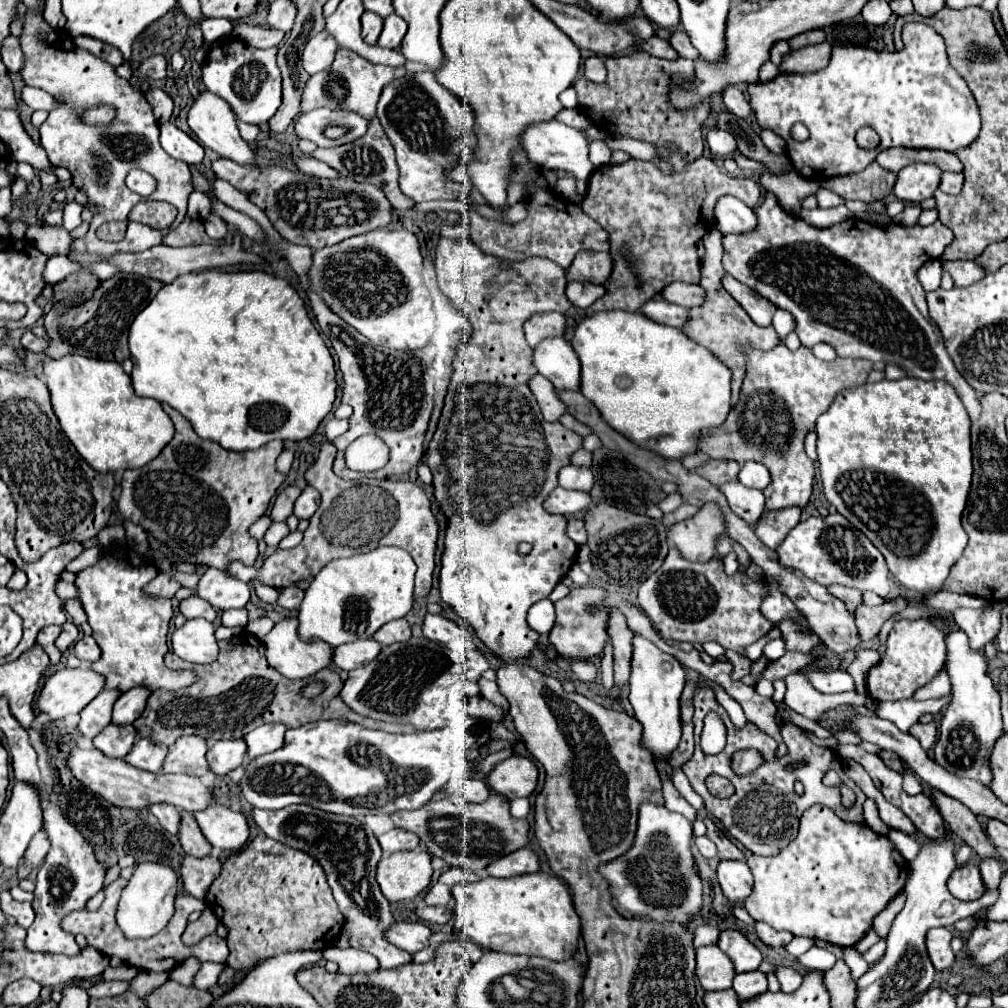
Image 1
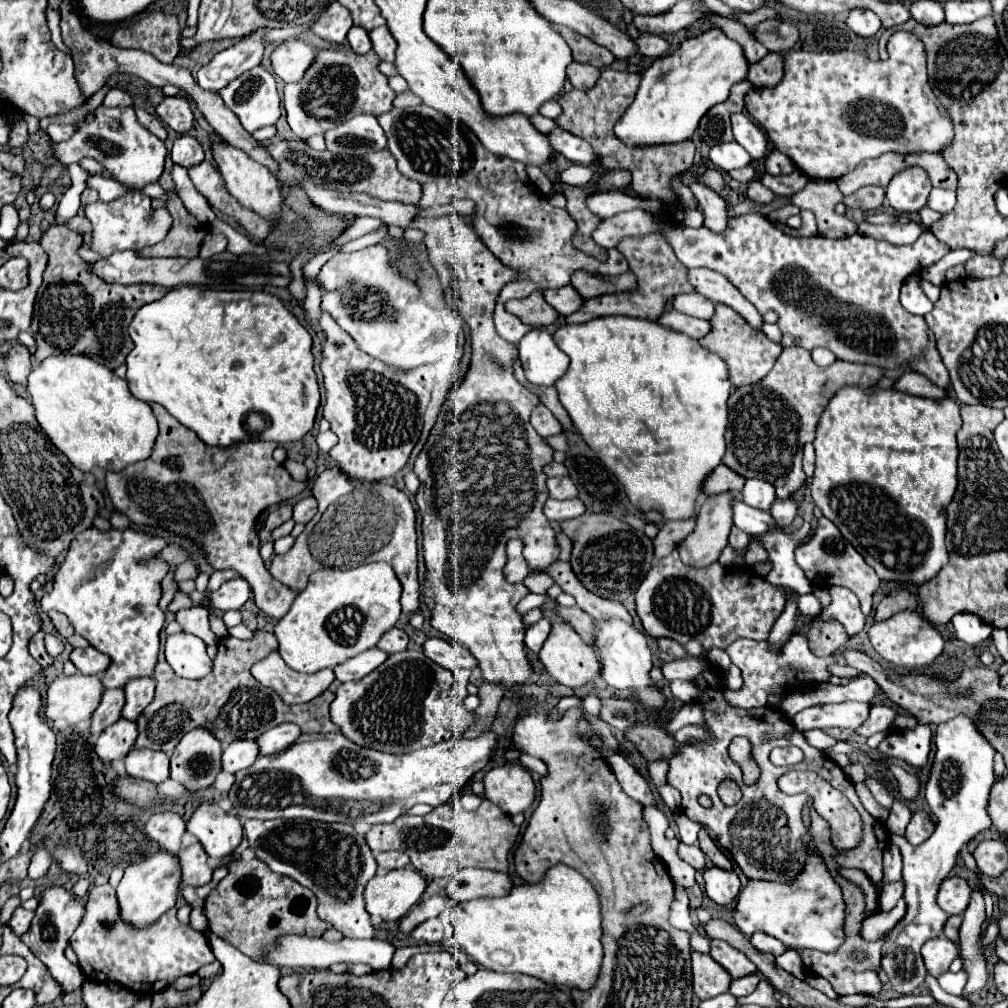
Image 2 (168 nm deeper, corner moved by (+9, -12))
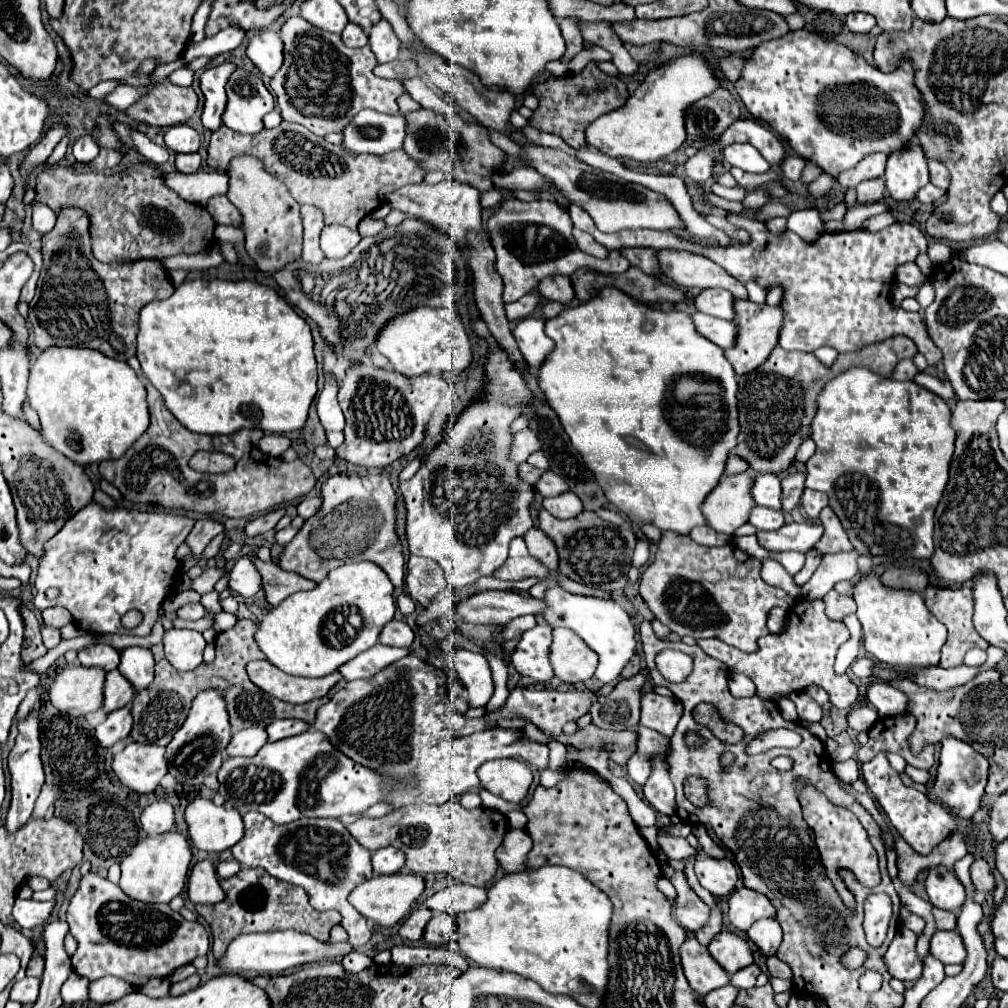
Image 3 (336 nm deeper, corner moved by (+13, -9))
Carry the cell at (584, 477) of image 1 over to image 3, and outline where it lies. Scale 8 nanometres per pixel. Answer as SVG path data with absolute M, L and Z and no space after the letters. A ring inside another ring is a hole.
M544 472L542 478L534 484L534 488L536 488L536 492L540 492L544 498L548 498L548 496L558 496L558 494L564 494L564 492L568 490L566 482L564 482L558 474L554 474L554 472Z

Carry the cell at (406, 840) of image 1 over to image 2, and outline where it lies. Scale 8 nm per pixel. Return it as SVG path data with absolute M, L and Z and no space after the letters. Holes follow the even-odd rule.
M384 851L384 853L374 853L376 863L380 871L390 871L390 869L402 869L410 863L408 855L402 851Z

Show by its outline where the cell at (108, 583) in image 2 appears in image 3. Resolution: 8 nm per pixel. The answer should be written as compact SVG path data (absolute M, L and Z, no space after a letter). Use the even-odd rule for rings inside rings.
M90 502L90 506L84 506L66 526L46 542L44 556L40 560L38 576L36 576L36 590L34 606L38 610L44 610L48 606L62 606L70 610L76 626L90 632L90 634L134 634L134 636L150 636L152 626L158 618L158 606L160 602L176 588L180 562L174 558L176 548L186 540L194 526L192 518L186 518L182 514L172 512L138 512L138 510L126 510L116 508L112 512L102 510L96 502ZM56 590L58 594L54 598L48 598L46 592ZM128 610L140 610L144 614L144 620L138 628L124 628L120 618Z

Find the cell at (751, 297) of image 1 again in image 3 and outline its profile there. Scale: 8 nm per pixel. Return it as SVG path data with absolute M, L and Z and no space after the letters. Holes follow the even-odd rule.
M658 250L658 260L664 274L682 288L726 288L736 300L748 298L746 288L736 278L732 278L722 266L714 264L708 258L676 250Z

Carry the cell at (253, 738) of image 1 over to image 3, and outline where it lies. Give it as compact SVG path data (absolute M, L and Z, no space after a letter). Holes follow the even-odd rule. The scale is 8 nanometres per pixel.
M274 720L270 726L266 726L268 742L276 742L276 740L282 740L282 738L302 734L306 728L310 728L310 726L302 720Z

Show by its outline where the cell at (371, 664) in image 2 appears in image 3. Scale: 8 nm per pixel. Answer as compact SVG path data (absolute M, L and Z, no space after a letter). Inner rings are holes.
M374 644L370 650L358 654L358 658L342 664L338 672L344 680L358 680L358 678L372 678L376 670L386 668L388 664L396 662L398 658L404 658L408 654L408 648L390 648L384 644Z

